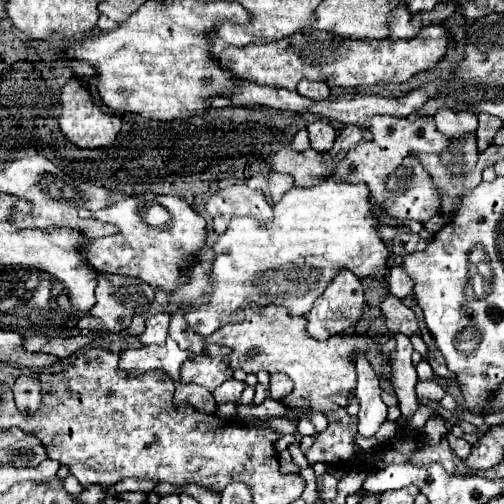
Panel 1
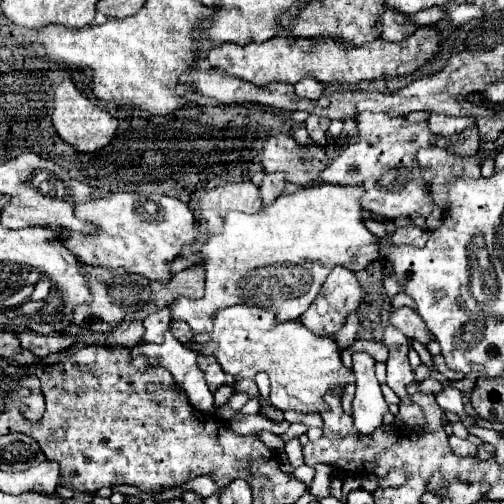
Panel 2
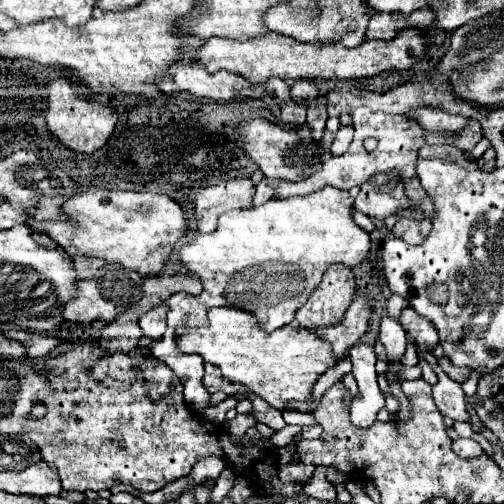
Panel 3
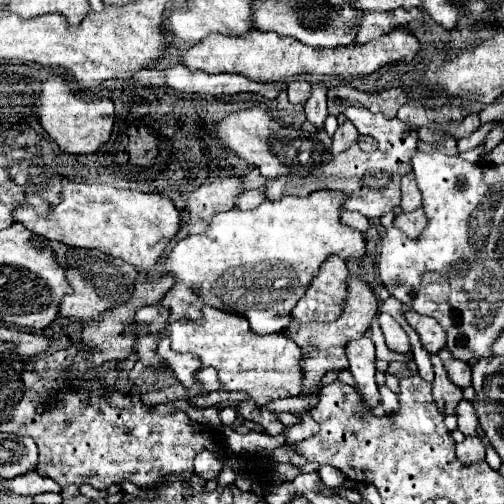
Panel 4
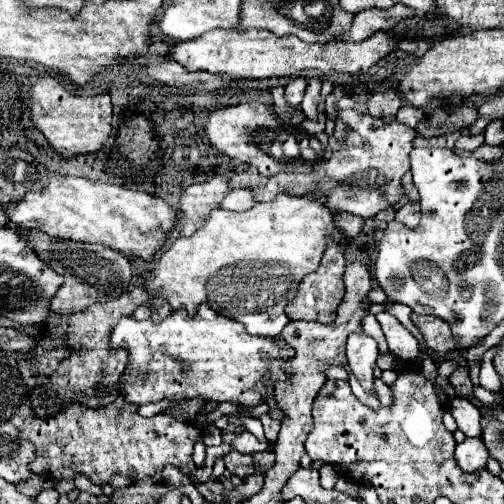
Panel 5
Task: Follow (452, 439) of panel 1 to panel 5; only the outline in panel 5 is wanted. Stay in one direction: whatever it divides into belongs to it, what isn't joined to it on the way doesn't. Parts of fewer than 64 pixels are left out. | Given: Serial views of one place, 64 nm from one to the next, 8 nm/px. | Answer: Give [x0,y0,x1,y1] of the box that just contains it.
[456,438,488,472]

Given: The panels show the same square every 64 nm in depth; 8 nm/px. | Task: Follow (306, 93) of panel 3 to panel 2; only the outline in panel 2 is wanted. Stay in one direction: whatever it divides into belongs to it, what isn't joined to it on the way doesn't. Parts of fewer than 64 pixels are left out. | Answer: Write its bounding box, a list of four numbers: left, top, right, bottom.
[296,78,324,100]

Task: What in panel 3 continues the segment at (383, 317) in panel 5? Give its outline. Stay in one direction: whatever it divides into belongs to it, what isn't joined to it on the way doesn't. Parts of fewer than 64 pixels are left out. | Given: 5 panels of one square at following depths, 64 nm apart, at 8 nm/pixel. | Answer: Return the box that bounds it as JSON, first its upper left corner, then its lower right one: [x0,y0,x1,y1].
[380,318,406,362]

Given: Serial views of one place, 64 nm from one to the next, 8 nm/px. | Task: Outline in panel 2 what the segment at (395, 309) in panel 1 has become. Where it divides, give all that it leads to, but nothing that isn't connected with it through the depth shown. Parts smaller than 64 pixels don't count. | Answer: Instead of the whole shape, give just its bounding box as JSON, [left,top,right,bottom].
[390,308,434,346]

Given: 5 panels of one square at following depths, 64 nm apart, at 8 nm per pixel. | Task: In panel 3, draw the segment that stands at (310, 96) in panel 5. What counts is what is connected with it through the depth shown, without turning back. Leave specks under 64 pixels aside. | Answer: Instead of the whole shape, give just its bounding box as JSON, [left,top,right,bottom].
[308,94,326,140]

